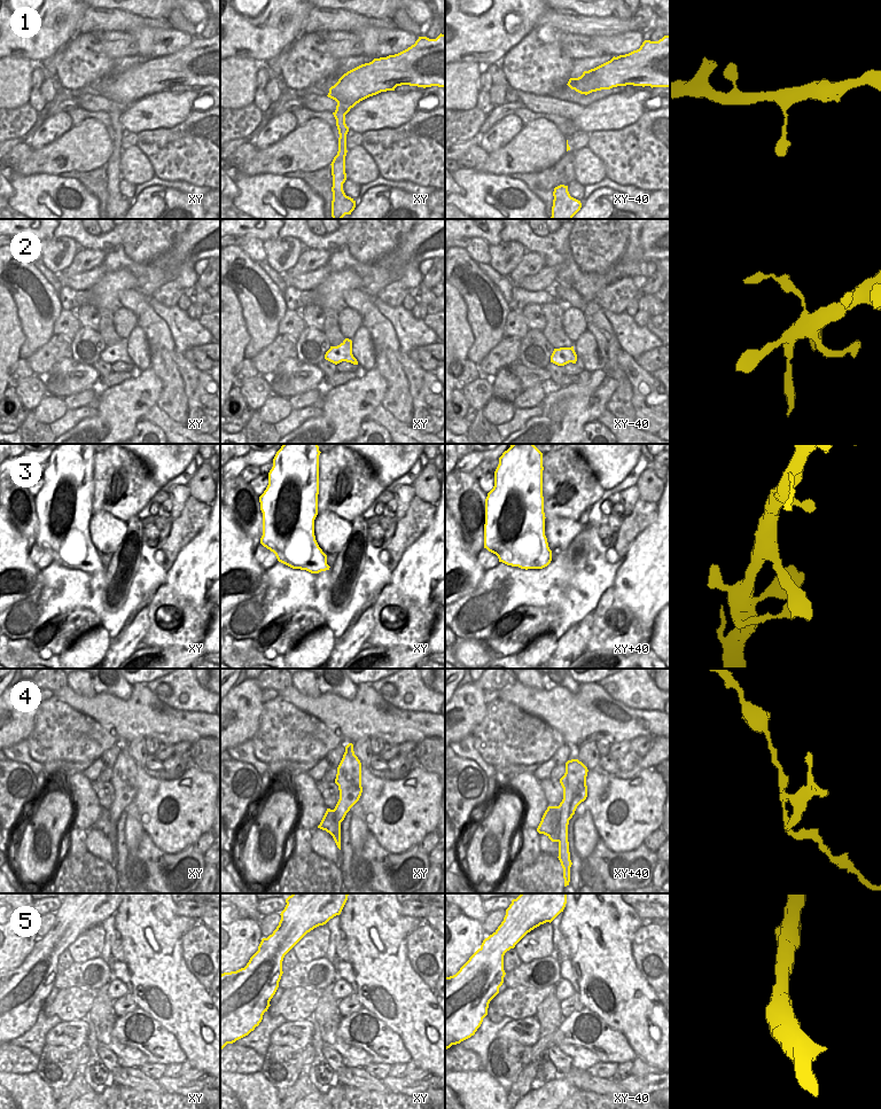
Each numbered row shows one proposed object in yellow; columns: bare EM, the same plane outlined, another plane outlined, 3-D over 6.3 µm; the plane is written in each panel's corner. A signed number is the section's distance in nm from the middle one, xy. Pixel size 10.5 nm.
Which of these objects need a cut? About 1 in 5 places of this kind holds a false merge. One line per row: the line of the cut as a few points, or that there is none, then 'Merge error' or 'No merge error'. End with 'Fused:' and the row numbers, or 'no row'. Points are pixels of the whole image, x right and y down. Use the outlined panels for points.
1: No split. No merge error
2: No split. No merge error
3: No split. No merge error
4: Split along xy+40 (558, 806), (551, 820), (551, 824), (558, 832), (556, 841). Merge error
5: No split. No merge error
Fused: 4

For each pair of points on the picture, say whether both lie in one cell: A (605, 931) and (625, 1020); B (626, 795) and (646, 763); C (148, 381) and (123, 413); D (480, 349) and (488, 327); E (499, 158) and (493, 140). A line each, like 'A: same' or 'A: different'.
A: same
B: different
C: same
D: same
E: different

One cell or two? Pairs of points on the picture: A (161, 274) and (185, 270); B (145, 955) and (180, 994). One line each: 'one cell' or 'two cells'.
A: two cells
B: one cell

